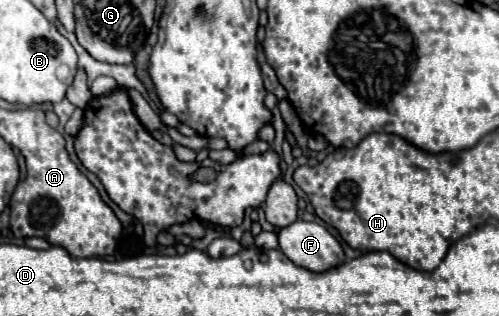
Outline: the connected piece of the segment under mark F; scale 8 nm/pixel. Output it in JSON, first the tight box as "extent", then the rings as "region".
{"extent":[278,221,346,271],"region":[[[294,221],[278,231],[278,241],[288,259],[310,271],[328,271],[346,259],[338,239],[318,223]]]}

